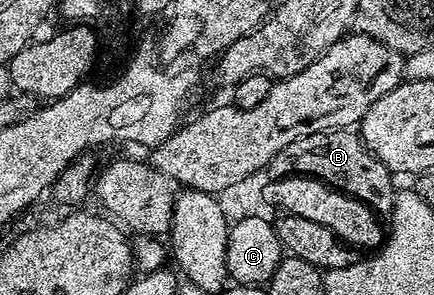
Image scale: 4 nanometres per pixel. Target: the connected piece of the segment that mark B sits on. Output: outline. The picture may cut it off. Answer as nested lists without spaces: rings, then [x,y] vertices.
[[[350,128],[330,129],[324,133],[305,135],[289,143],[289,147],[277,151],[265,173],[271,179],[296,175],[315,178],[363,201],[379,215],[389,215],[395,210],[396,178],[391,170],[385,167],[385,163],[381,163],[381,159],[377,159],[368,151],[362,136]]]

